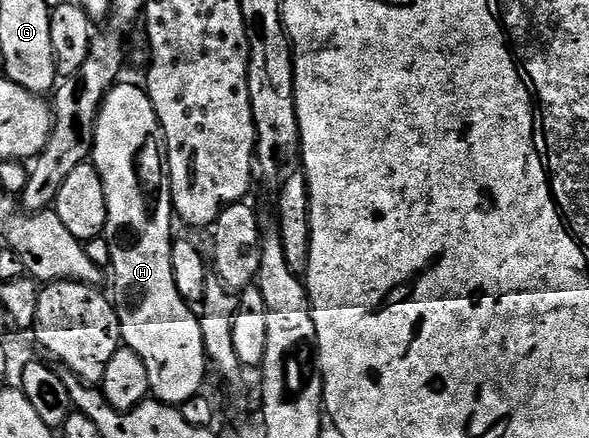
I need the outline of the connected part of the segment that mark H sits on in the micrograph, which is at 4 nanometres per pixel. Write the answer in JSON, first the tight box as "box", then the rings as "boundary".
{"box":[90,83,209,406],"boundary":[[[117,83],[108,91],[103,100],[103,106],[97,119],[95,128],[95,145],[91,149],[90,160],[93,162],[96,171],[101,175],[101,183],[105,187],[105,203],[107,204],[107,227],[105,236],[109,243],[109,255],[111,256],[110,276],[115,276],[115,289],[119,292],[119,301],[117,300],[117,312],[119,315],[119,336],[122,344],[126,348],[137,351],[141,355],[141,363],[145,363],[145,371],[149,371],[150,396],[154,400],[165,403],[166,405],[180,406],[184,405],[189,399],[200,396],[204,392],[203,380],[209,373],[209,362],[207,360],[207,348],[205,339],[201,339],[201,323],[199,322],[199,313],[196,312],[188,301],[181,299],[177,291],[177,283],[173,283],[173,255],[171,254],[171,217],[173,221],[173,206],[171,203],[171,179],[167,176],[167,141],[163,138],[161,123],[157,119],[157,111],[153,111],[153,103],[149,99],[146,88],[135,85],[123,85]]]}

